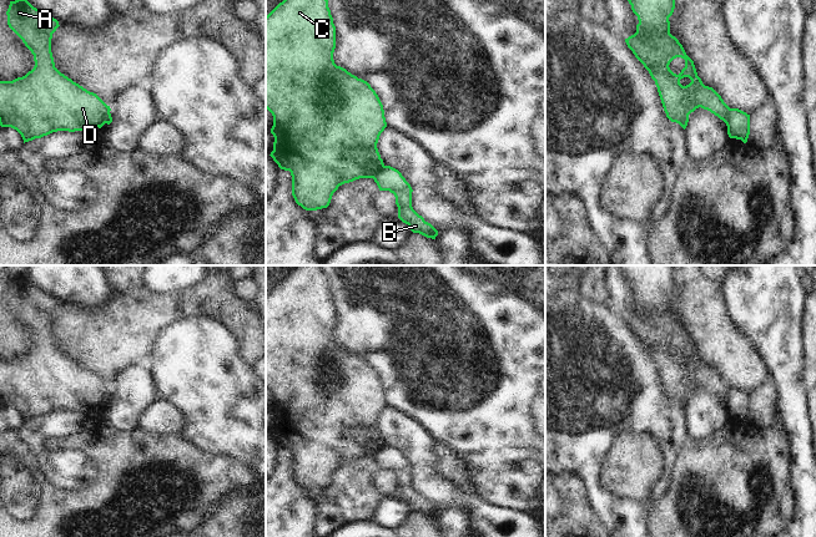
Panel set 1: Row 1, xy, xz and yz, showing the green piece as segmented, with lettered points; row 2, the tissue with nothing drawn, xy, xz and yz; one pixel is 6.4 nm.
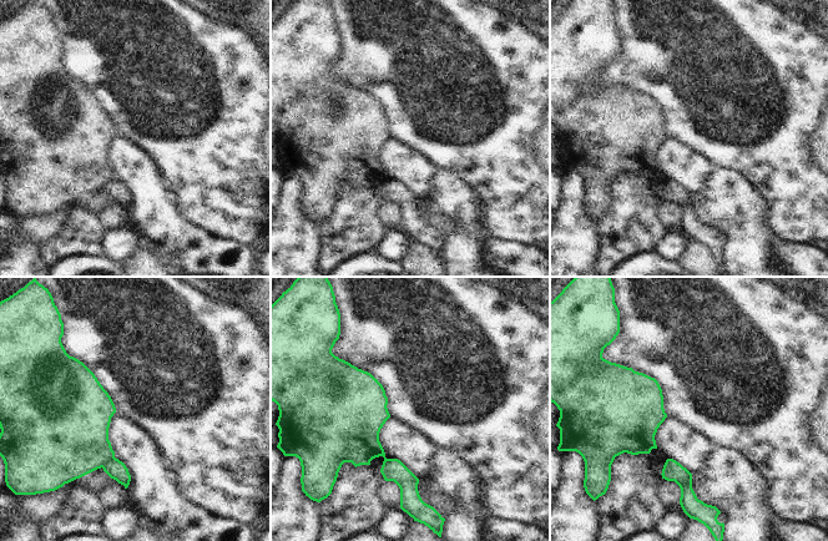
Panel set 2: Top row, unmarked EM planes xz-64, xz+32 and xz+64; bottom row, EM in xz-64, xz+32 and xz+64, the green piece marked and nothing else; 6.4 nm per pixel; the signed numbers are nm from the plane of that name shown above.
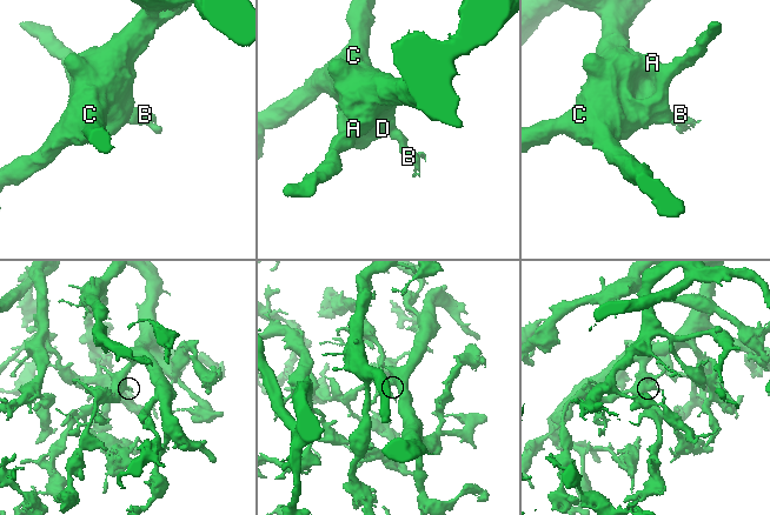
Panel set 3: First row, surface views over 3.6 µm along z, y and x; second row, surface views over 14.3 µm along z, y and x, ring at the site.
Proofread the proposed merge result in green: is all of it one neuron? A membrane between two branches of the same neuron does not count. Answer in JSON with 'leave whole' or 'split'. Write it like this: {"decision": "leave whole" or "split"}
{"decision": "split"}

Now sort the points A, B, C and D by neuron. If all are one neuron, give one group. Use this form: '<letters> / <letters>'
A C D / B

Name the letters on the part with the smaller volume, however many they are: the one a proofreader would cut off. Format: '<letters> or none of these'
B

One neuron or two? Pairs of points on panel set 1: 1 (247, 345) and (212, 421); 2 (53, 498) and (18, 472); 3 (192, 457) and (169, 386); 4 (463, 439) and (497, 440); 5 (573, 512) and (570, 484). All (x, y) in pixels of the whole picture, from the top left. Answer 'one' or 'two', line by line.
1: two
2: two
3: two
4: one
5: one

